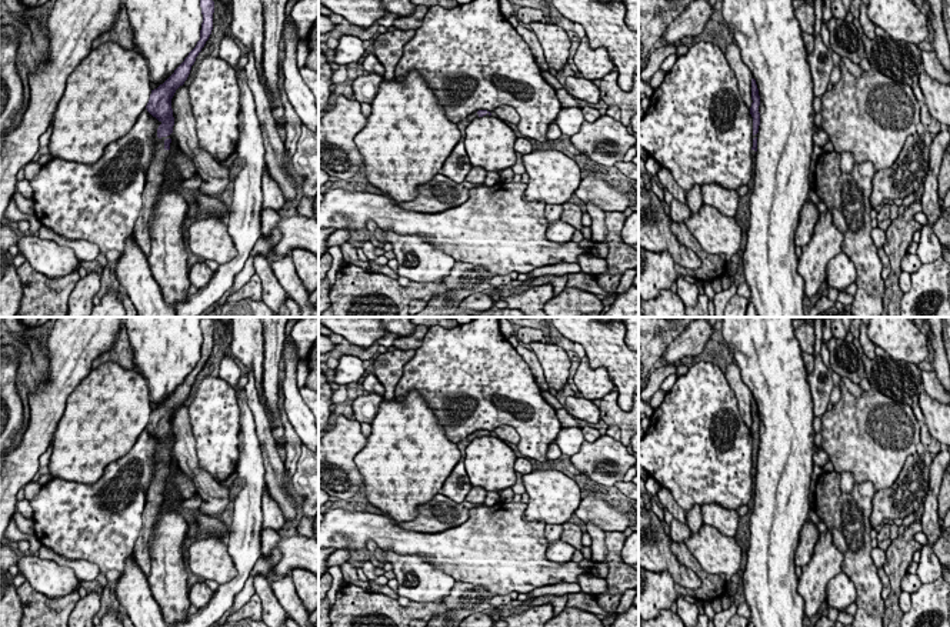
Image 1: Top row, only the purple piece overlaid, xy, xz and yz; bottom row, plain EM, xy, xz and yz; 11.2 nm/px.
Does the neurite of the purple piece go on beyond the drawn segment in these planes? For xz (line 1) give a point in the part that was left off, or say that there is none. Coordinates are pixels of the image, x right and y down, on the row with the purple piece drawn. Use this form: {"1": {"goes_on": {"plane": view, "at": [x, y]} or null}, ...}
{"1": {"goes_on": {"plane": "xz", "at": [462, 124]}}}

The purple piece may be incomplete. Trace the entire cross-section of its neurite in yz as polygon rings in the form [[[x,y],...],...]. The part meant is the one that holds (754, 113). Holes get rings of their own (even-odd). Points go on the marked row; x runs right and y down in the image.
[[[751,79],[751,107],[750,107],[750,114],[753,117],[753,147],[751,147],[751,160],[756,157],[757,151],[757,133],[759,133],[759,126],[760,126],[760,113],[759,113],[759,106],[760,106],[760,96],[759,96],[759,89],[756,84],[756,80]]]

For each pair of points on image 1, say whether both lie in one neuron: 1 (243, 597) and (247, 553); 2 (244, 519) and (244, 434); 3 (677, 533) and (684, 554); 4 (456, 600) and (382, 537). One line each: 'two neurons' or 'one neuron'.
1: two neurons
2: one neuron
3: two neurons
4: two neurons

